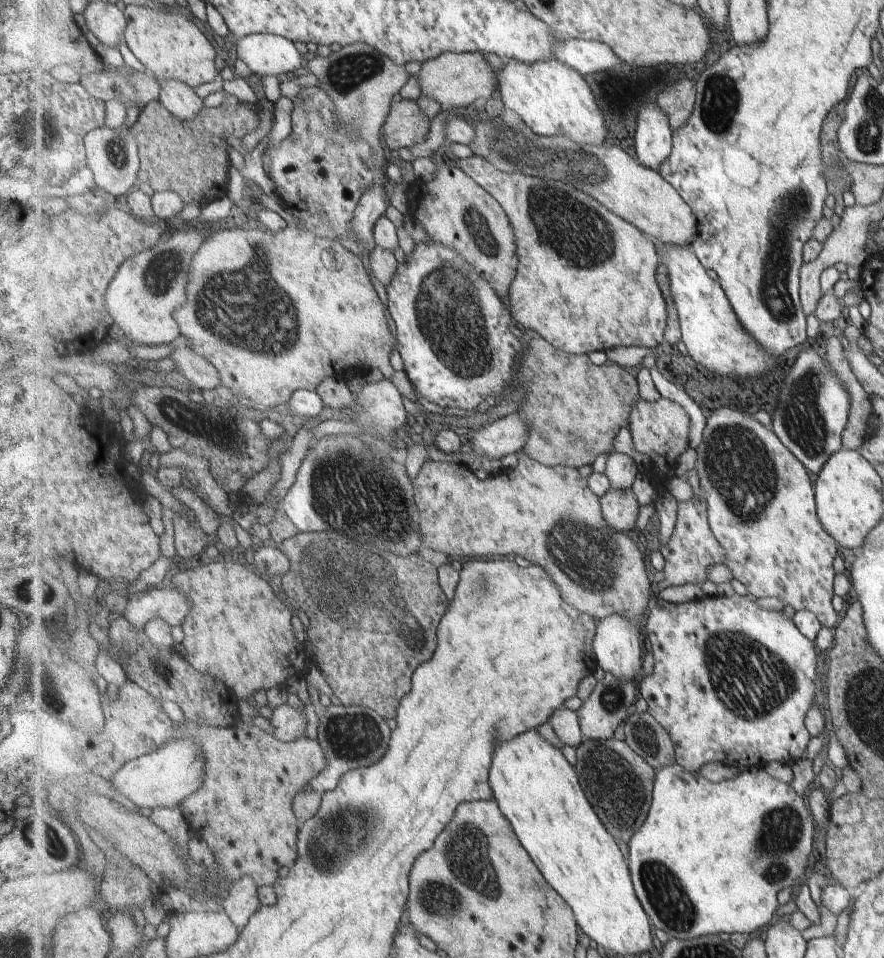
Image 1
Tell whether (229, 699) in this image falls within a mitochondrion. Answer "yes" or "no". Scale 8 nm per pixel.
no

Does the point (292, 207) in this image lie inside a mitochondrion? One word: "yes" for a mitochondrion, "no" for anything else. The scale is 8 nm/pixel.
no

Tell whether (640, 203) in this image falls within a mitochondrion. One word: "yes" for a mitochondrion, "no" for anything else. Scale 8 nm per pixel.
no

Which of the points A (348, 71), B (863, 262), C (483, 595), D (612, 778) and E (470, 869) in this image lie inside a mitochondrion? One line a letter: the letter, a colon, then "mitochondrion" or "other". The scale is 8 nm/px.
A: mitochondrion
B: other
C: mitochondrion
D: mitochondrion
E: mitochondrion

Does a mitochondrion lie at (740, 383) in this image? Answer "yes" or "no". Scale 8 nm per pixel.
no

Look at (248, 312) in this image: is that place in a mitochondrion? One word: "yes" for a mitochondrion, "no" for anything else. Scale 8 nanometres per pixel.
yes

